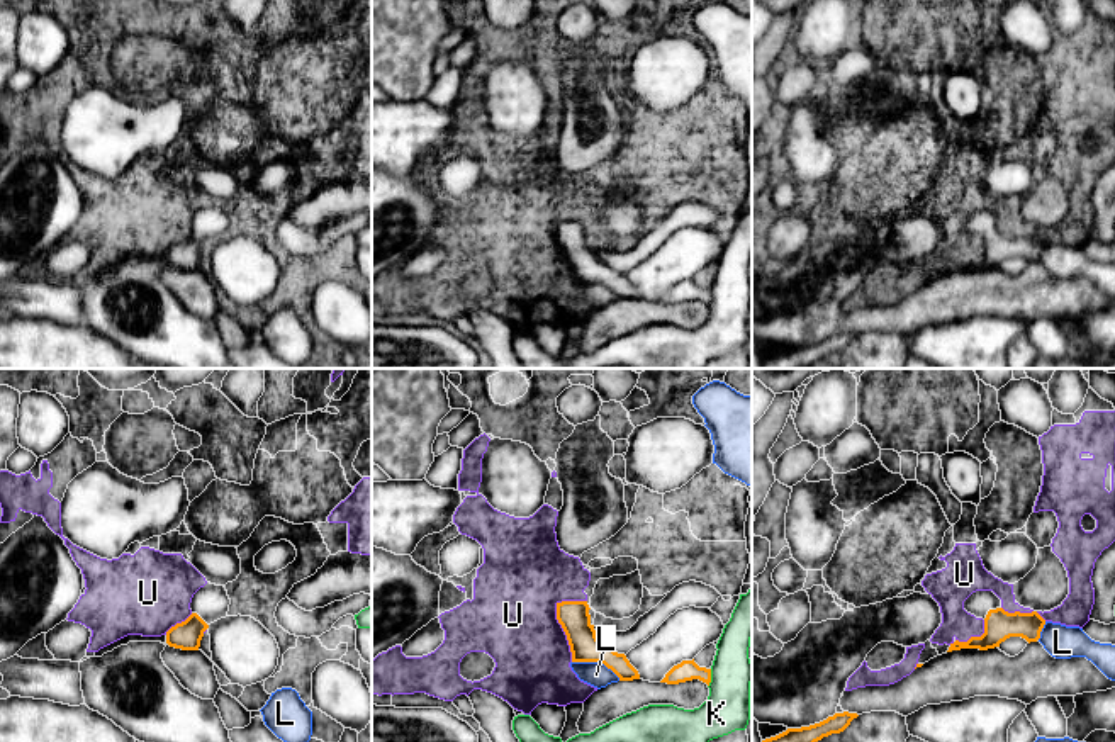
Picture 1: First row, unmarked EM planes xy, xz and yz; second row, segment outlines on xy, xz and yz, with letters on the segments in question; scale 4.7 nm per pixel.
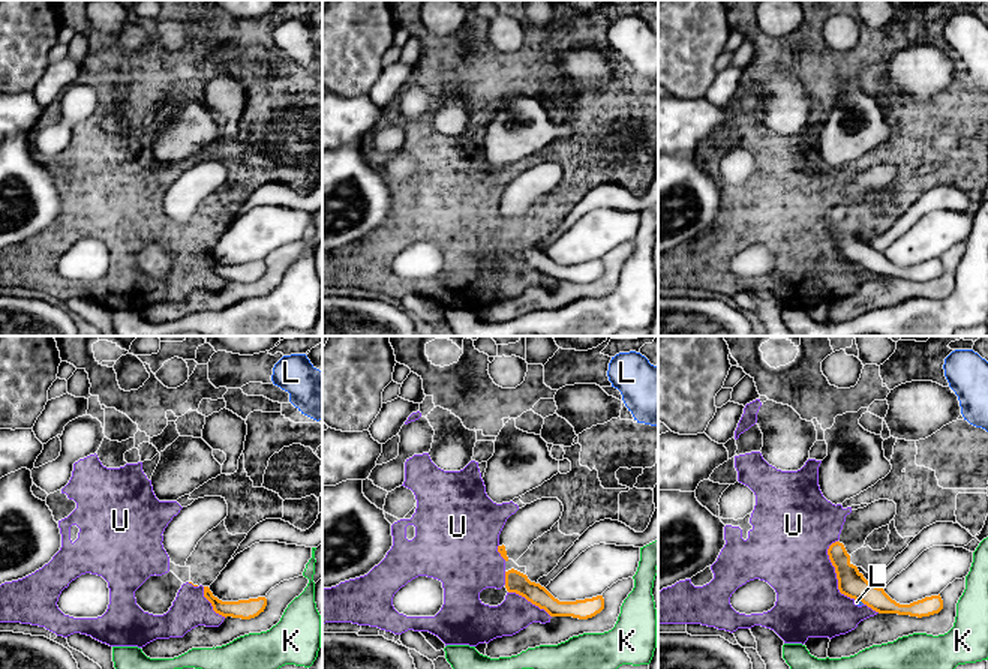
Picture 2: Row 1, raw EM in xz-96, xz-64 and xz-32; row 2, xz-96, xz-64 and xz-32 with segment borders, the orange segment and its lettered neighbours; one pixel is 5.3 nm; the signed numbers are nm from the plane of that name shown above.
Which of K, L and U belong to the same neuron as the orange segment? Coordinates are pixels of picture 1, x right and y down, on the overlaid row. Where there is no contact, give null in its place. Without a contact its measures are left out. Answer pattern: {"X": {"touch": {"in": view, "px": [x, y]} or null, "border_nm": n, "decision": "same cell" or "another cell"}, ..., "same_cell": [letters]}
{"K": {"touch": {"in": "xz", "px": [710, 678]}, "border_nm": 90, "decision": "another cell"}, "L": {"touch": {"in": "xz", "px": [596, 661]}, "border_nm": 240, "decision": "another cell"}, "U": {"touch": {"in": "xz", "px": [557, 618]}, "border_nm": 300, "decision": "another cell"}, "same_cell": []}

